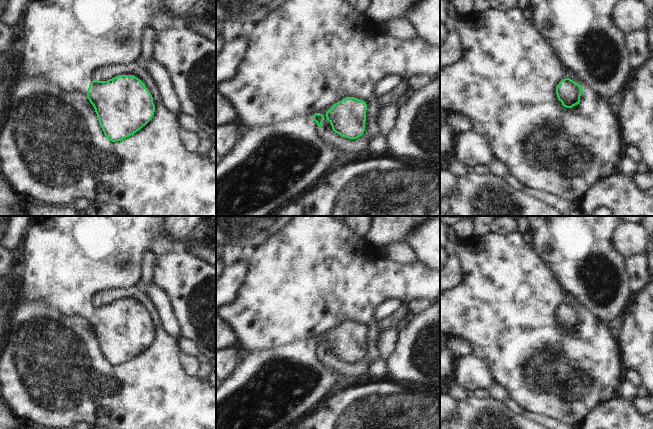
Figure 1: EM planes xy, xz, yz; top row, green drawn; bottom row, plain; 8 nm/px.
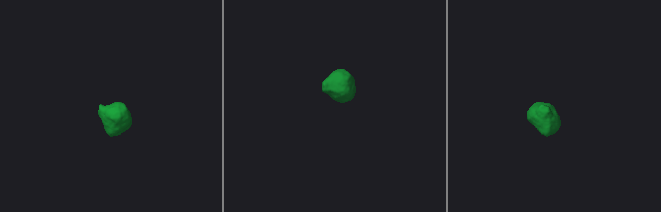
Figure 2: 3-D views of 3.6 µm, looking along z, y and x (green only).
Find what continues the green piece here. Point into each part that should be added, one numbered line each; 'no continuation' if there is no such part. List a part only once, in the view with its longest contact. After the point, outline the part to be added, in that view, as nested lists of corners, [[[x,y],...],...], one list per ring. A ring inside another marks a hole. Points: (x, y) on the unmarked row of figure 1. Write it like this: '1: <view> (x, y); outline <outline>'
1: xy (68, 259); outline [[[34,216],[29,222],[26,236],[23,240],[23,246],[25,253],[23,255],[25,259],[25,272],[22,285],[23,299],[27,301],[40,300],[55,308],[65,315],[77,315],[84,320],[87,320],[87,314],[89,308],[95,303],[95,298],[99,292],[107,288],[129,288],[138,287],[141,279],[141,264],[143,255],[150,251],[152,241],[163,235],[168,241],[170,241],[175,248],[189,250],[189,254],[199,258],[208,265],[216,269],[216,244],[208,240],[203,242],[201,239],[195,238],[191,233],[187,234],[180,240],[172,240],[164,229],[164,216]]]

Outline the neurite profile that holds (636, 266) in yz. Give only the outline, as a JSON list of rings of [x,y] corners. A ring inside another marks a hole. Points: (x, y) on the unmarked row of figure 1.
[[[645,253],[634,255],[625,260],[625,269],[629,278],[631,293],[637,293],[649,281],[648,260]]]

